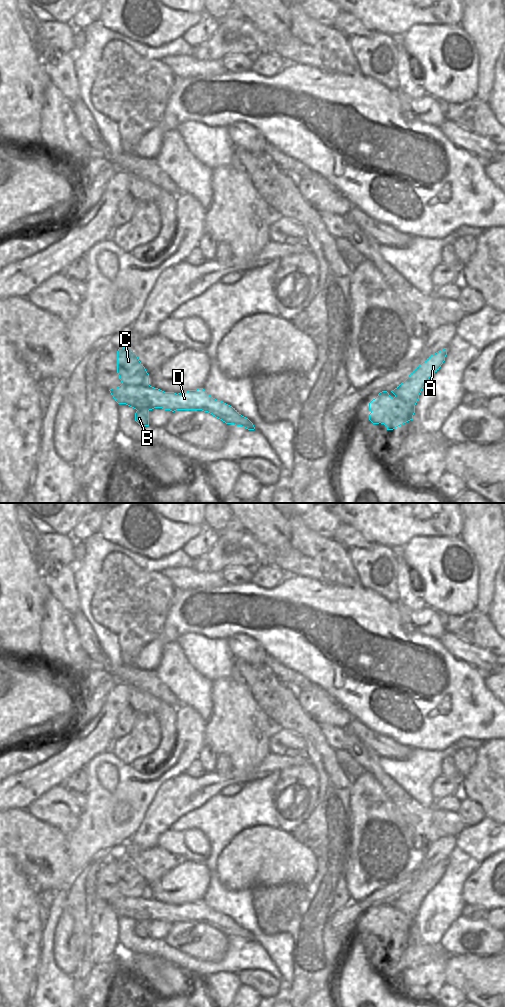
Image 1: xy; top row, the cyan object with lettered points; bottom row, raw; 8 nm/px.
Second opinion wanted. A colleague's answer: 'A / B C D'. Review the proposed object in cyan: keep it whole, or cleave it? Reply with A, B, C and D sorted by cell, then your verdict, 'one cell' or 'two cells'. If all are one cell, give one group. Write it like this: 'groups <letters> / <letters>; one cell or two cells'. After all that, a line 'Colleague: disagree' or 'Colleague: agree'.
groups A C D / B; two cells
Colleague: disagree

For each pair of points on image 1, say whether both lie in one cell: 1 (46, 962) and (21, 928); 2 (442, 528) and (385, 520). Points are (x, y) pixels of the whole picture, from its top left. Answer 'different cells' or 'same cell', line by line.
1: different cells
2: same cell

